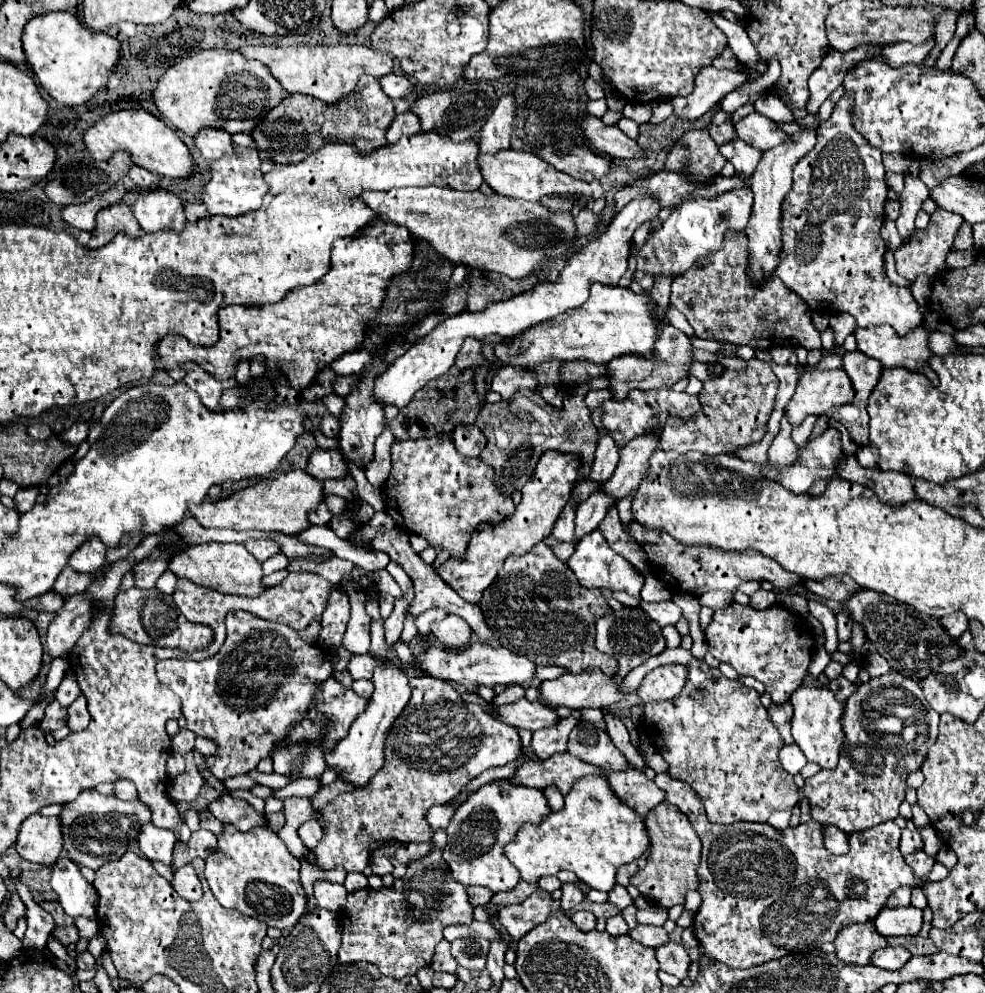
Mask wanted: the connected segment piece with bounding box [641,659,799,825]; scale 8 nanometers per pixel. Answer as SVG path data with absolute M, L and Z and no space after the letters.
M693 659L687 669L691 673L677 697L643 707L645 717L641 727L667 761L667 773L673 779L687 783L699 795L711 823L765 823L771 811L791 811L799 801L799 789L793 783L793 775L785 773L777 761L777 747L783 745L783 739L777 733L777 727L769 721L767 709L759 701L759 693L741 685L739 681L729 681L719 669L707 667L701 659Z

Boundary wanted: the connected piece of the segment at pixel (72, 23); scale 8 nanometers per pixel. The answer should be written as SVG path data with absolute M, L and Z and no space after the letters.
M53 11L33 17L23 29L23 51L41 87L59 103L75 107L87 103L107 85L107 71L117 65L119 41L105 33L95 33L77 21L69 11Z

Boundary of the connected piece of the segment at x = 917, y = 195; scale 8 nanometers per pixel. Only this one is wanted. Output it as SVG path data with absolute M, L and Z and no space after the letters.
M905 175L904 179L905 186L901 197L899 197L901 209L899 209L899 217L895 221L903 241L909 239L911 233L915 231L915 217L921 209L921 203L927 199L927 185L919 177Z

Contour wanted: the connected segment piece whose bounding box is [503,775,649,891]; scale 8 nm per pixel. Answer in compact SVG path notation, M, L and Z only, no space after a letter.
M593 775L573 785L565 795L561 811L551 811L539 825L523 825L521 833L517 833L517 841L505 845L503 853L519 869L521 879L529 883L537 883L545 875L557 875L567 869L591 889L611 891L615 871L639 859L647 845L649 839L641 817L617 801L617 795L609 791L605 775Z

